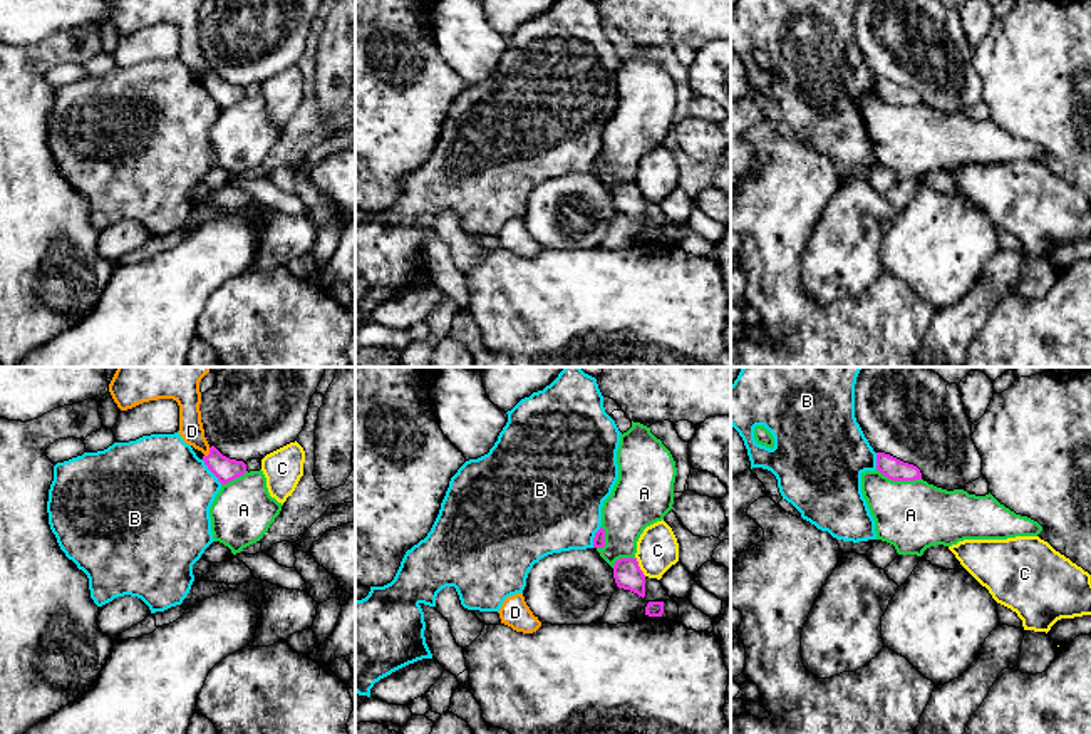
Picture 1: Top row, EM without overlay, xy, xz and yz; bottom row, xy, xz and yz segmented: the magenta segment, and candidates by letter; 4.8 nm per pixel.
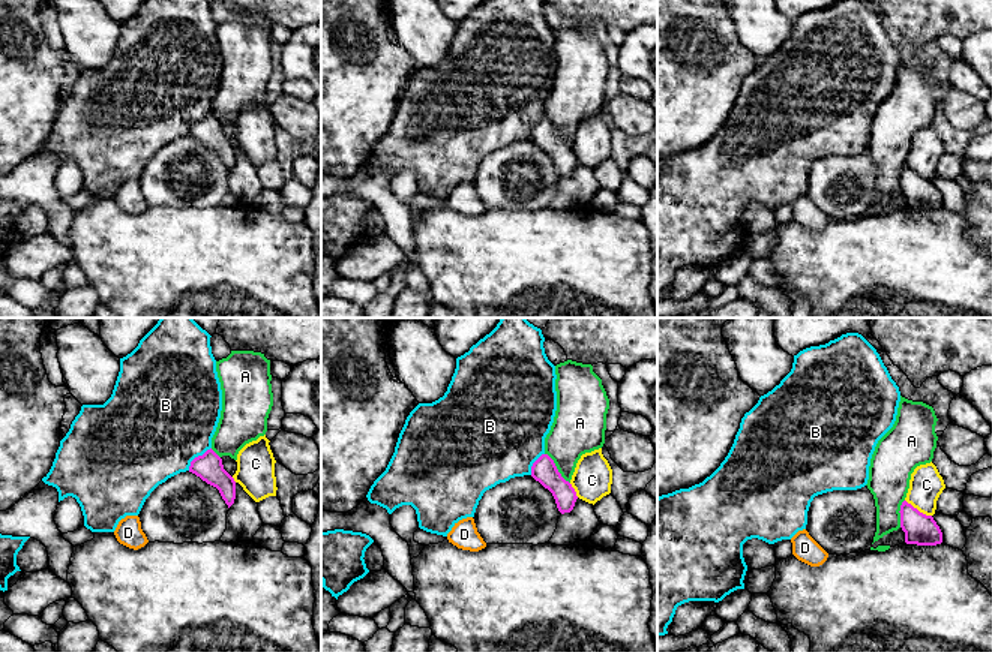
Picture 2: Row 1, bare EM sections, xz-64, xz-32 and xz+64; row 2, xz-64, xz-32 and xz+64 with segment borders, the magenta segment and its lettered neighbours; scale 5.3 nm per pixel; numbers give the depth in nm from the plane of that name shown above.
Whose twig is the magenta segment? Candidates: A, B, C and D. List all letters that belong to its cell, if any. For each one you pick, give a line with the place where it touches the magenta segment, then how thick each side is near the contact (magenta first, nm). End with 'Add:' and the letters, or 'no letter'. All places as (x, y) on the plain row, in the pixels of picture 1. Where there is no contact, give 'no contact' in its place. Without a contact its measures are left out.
D: xy (210, 77) | 120/120 nm
Add: D

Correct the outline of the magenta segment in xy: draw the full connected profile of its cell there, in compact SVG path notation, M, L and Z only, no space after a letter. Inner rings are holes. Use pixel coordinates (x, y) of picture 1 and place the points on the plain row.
M114 0L109 17L121 35L142 27L173 23L179 30L179 60L194 74L201 75L208 94L226 109L246 97L243 85L223 80L204 62L201 47L199 7L204 0Z

